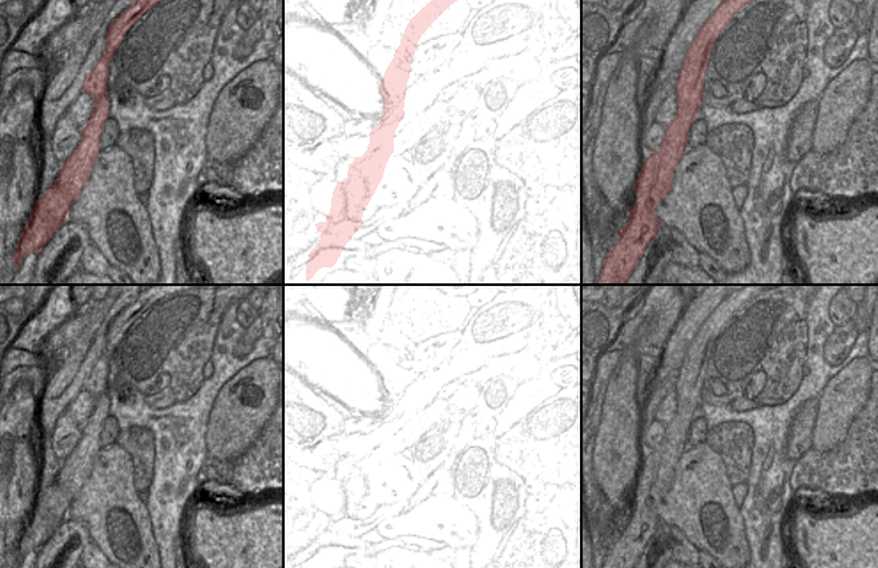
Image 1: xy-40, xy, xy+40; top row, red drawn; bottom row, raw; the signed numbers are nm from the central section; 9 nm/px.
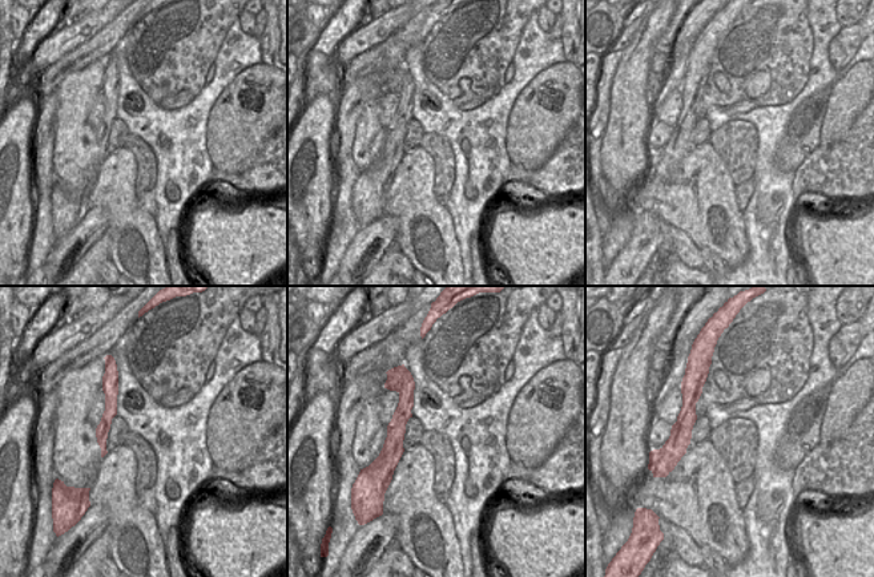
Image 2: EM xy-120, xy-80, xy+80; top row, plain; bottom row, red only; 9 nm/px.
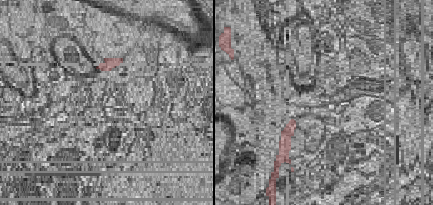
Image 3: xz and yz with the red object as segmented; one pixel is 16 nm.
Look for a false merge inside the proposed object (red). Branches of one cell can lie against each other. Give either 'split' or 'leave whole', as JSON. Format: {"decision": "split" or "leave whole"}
{"decision": "split"}

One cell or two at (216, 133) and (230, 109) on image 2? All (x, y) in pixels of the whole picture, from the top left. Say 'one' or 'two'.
one

